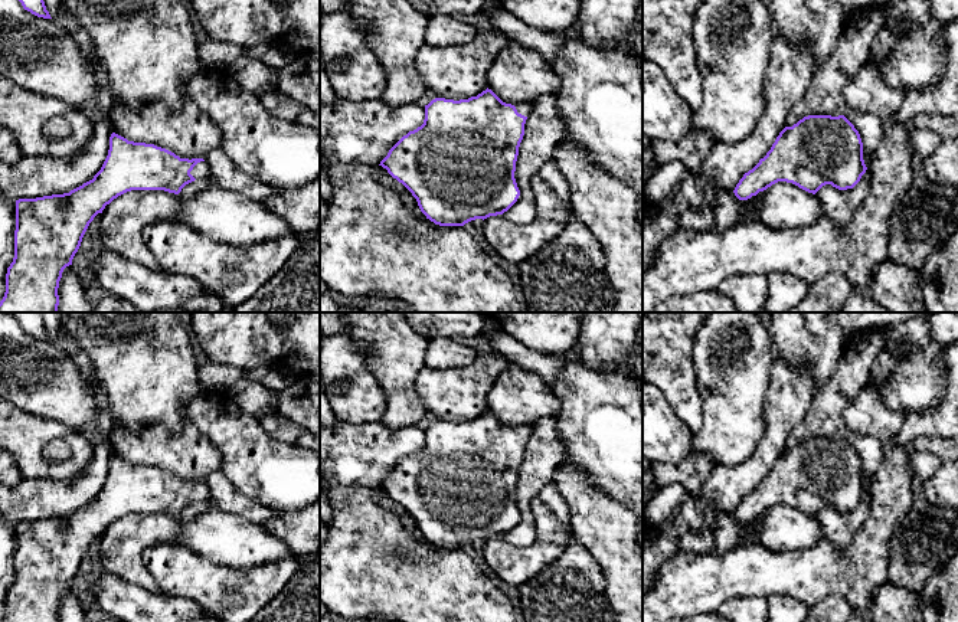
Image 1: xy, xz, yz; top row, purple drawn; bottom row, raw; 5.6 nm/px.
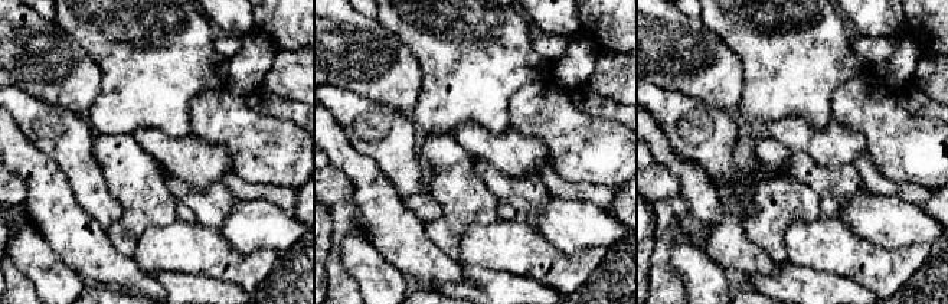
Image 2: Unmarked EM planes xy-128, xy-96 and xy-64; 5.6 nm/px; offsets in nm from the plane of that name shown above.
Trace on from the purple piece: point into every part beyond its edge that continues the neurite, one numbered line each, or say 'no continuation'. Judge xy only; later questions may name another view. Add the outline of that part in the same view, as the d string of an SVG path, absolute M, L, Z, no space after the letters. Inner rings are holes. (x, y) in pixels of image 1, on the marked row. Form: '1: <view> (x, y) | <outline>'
1: xy (200, 172) | M200 161L197 163L193 170L190 171L190 174L196 179L196 180L205 180L207 184L212 183L212 176L210 176L210 168L207 166L206 161Z

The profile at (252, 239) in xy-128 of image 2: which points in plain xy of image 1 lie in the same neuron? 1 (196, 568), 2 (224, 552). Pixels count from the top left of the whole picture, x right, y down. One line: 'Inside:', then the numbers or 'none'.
Inside: 2

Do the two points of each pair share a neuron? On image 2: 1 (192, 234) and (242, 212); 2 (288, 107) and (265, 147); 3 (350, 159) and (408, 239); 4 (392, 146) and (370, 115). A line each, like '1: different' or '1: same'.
1: different
2: different
3: same
4: same

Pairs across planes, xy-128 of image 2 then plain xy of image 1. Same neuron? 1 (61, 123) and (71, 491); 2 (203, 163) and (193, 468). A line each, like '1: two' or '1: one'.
1: two
2: one

